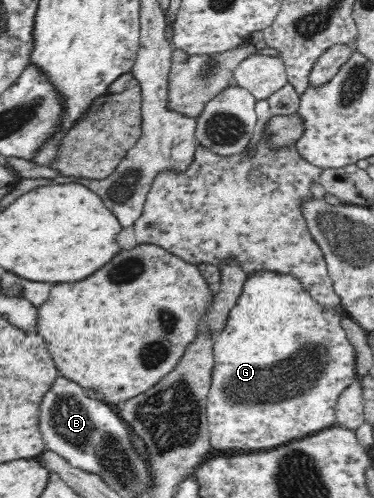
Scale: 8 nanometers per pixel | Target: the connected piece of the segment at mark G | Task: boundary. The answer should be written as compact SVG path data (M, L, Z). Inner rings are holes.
M256 270L246 278L238 301L230 309L224 327L215 335L213 343L214 367L207 411L212 449L268 449L337 425L335 405L338 397L346 387L358 381L354 345L342 326L345 314L348 316L343 307L330 308L315 301L292 273ZM230 397L258 401L258 407L230 403Z

